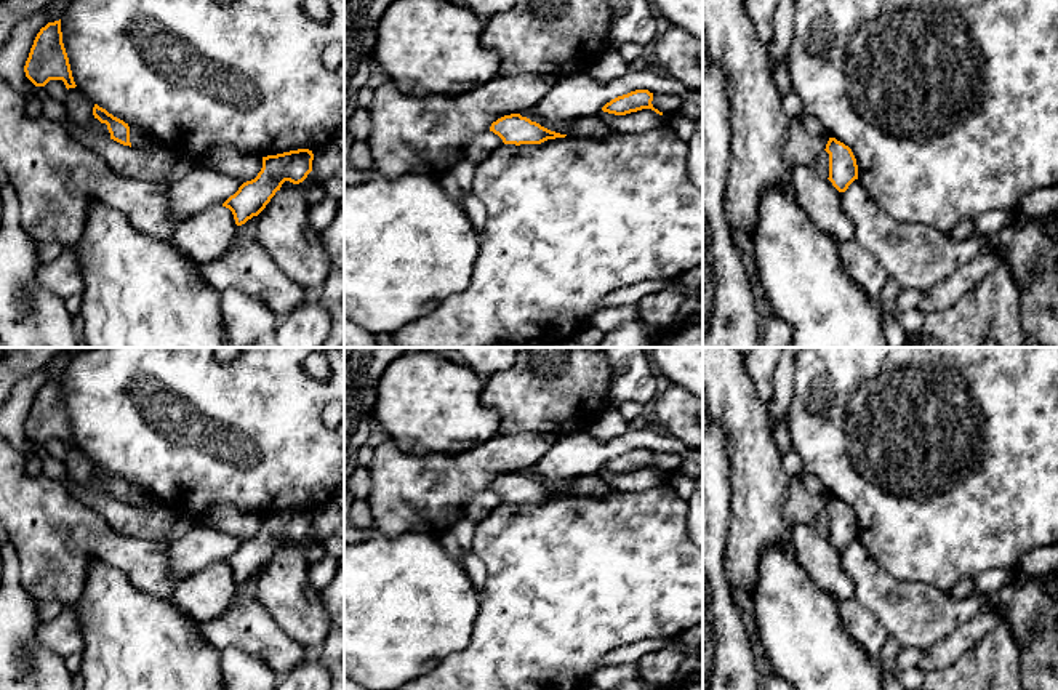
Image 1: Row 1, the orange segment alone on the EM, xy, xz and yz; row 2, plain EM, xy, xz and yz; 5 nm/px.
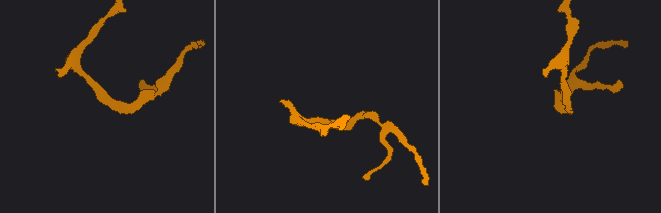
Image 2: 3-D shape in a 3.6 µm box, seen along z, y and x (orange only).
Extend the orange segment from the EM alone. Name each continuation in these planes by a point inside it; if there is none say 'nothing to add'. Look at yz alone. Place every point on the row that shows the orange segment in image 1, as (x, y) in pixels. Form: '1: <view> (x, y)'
nothing to add

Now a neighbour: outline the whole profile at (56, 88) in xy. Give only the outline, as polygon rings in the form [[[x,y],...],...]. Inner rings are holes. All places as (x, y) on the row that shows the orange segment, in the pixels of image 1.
[[[50,80],[43,88],[53,99],[66,104],[67,88],[62,80]]]

